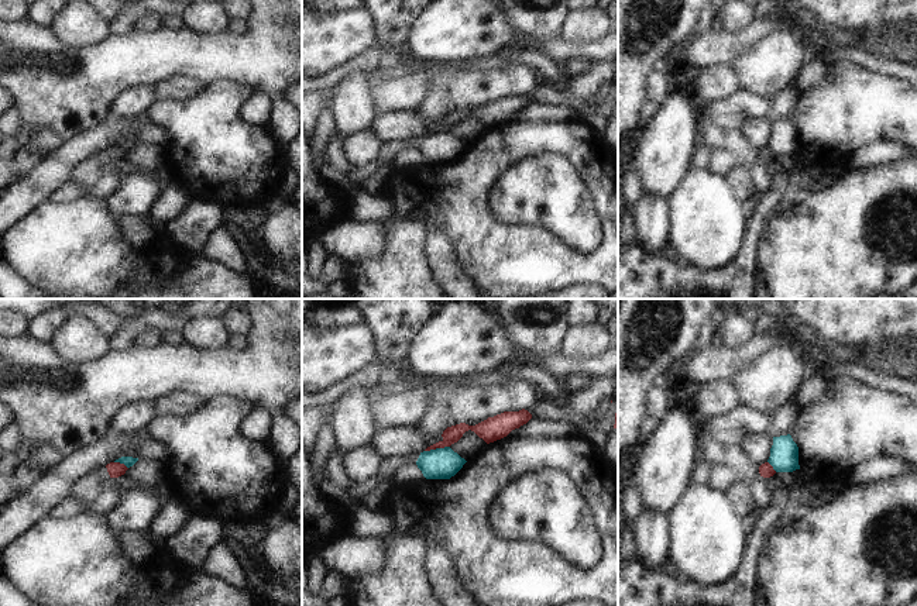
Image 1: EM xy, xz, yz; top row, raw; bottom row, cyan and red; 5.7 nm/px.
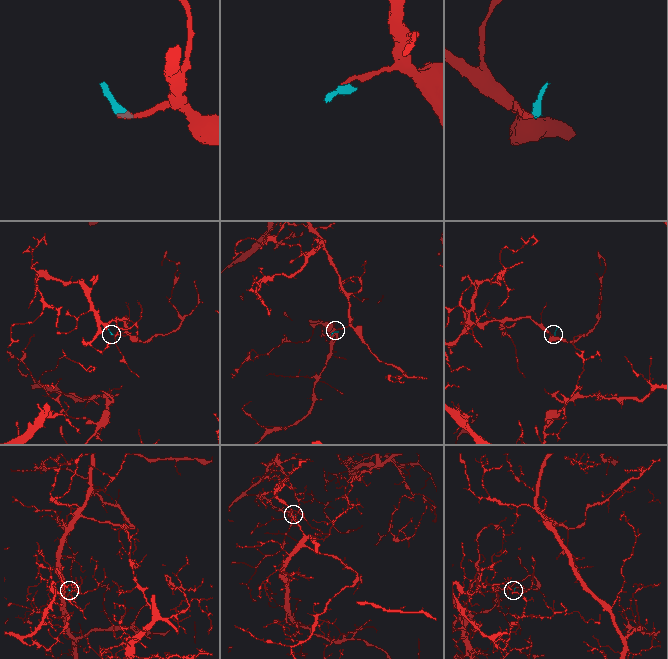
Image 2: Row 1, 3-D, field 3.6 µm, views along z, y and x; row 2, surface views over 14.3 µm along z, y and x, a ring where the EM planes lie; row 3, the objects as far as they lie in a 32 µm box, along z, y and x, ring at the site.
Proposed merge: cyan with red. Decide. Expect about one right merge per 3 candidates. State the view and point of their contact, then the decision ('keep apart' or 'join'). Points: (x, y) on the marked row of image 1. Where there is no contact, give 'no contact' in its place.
meets cyan in xz at (436, 448); keep apart

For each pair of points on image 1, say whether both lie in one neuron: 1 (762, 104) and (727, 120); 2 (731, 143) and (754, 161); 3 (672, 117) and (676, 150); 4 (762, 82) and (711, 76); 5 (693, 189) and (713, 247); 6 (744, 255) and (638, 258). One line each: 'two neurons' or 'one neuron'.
1: one neuron
2: one neuron
3: one neuron
4: two neurons
5: one neuron
6: one neuron

